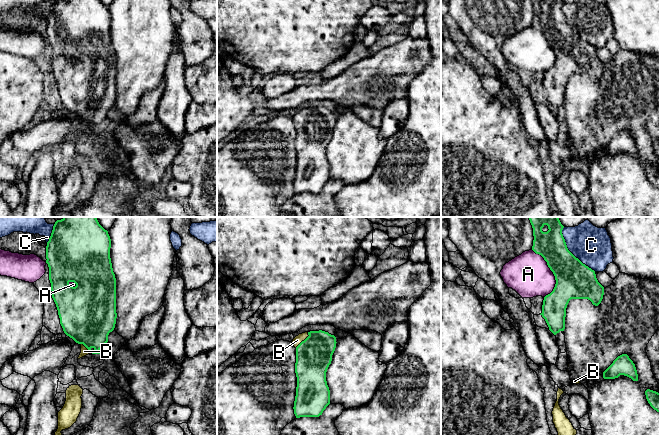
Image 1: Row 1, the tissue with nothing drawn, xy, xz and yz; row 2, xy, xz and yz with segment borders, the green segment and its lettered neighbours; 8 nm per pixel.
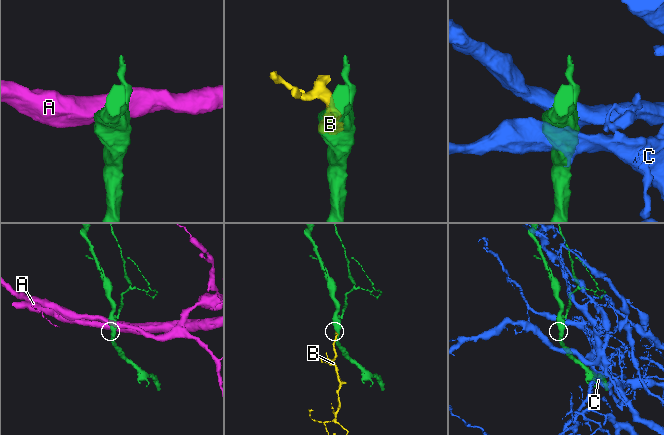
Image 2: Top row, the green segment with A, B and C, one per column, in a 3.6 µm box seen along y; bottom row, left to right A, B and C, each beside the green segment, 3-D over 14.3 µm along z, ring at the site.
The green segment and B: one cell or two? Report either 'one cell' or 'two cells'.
one cell

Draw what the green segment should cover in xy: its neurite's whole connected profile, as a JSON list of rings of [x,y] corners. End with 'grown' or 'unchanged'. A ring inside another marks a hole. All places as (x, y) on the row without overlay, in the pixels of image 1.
[[[54,0],[51,12],[46,22],[46,39],[49,43],[49,56],[51,59],[52,74],[56,80],[60,100],[64,109],[81,121],[81,129],[78,135],[92,129],[101,130],[100,125],[108,118],[108,111],[115,104],[116,100],[116,54],[113,48],[110,34],[111,15],[108,7],[100,0]]]; grown

